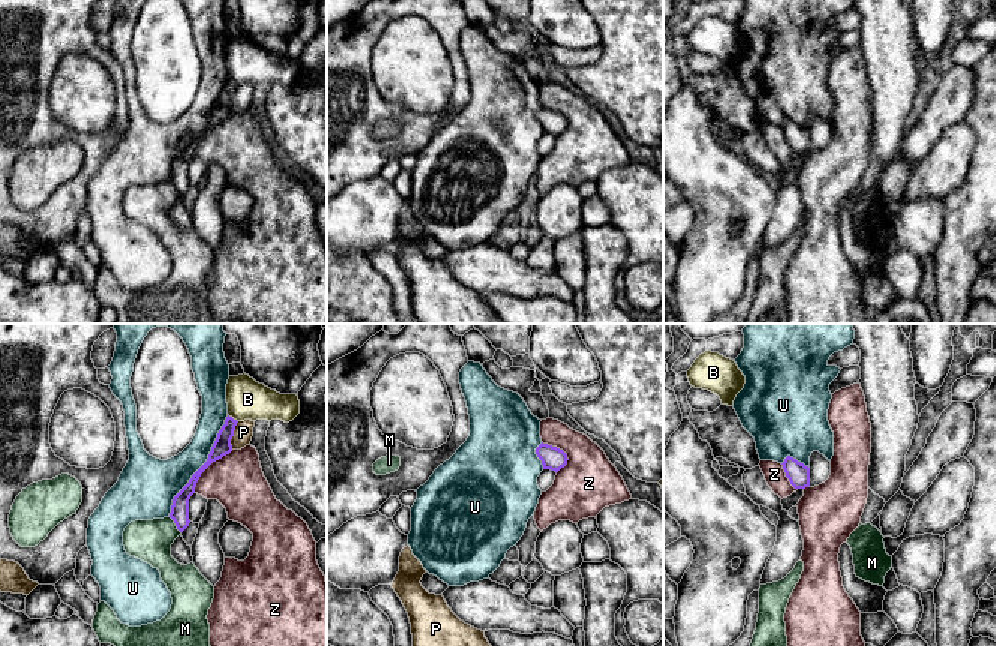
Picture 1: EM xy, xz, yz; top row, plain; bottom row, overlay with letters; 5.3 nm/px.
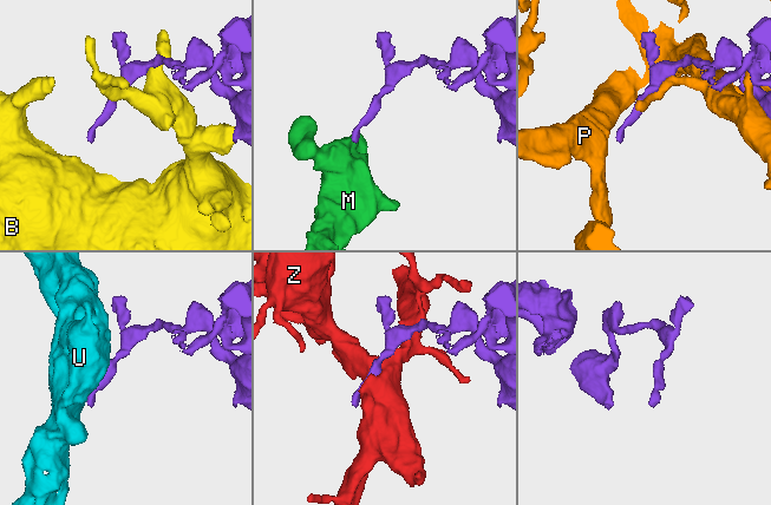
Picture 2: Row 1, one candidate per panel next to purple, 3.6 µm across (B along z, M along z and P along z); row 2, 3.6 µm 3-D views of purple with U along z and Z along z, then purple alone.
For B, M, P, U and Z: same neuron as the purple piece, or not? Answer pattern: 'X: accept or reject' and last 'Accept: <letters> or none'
B: reject
M: reject
P: reject
U: reject
Z: reject
Accept: none

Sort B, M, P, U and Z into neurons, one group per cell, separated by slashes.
B / M / P / U / Z

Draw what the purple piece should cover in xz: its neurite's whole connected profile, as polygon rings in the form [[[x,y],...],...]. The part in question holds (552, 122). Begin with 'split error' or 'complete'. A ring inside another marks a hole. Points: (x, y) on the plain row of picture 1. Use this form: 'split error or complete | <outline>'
complete | [[[543,106],[536,112],[536,118],[542,124],[543,133],[550,133],[555,136],[564,132],[568,124],[562,114]]]

